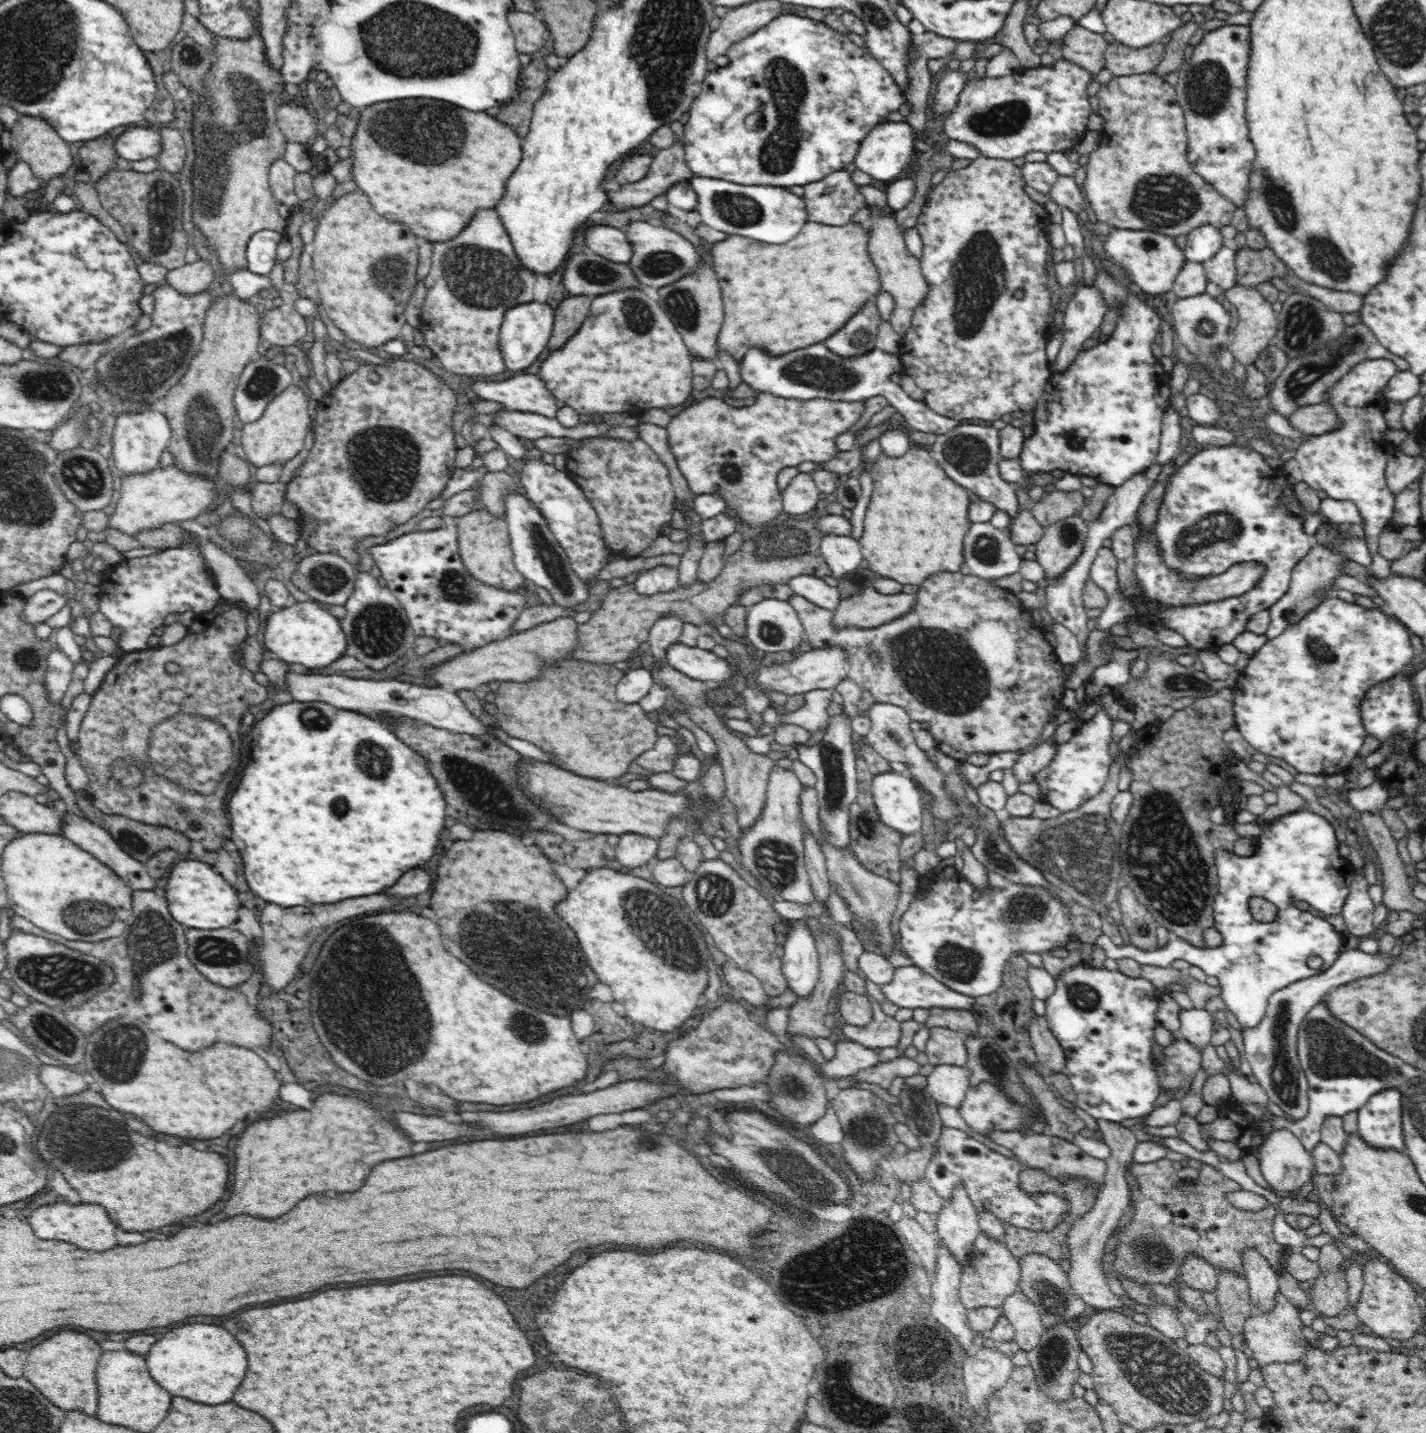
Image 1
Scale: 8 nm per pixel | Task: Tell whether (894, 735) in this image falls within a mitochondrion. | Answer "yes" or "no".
yes

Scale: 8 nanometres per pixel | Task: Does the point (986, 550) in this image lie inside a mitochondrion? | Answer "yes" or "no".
yes

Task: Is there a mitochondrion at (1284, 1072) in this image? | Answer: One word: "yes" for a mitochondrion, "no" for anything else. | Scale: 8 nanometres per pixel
yes

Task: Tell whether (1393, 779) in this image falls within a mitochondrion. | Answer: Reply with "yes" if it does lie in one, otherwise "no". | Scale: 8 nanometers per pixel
no

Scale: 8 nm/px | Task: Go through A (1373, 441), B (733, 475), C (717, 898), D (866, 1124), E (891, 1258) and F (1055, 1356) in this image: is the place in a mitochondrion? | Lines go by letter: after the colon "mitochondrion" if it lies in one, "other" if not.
A: other
B: other
C: mitochondrion
D: mitochondrion
E: mitochondrion
F: mitochondrion

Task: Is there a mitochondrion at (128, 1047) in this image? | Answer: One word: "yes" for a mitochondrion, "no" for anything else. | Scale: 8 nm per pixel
yes

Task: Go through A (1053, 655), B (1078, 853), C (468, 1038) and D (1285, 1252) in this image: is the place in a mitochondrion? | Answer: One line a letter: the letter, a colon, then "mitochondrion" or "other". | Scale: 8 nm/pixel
A: other
B: mitochondrion
C: other
D: other

